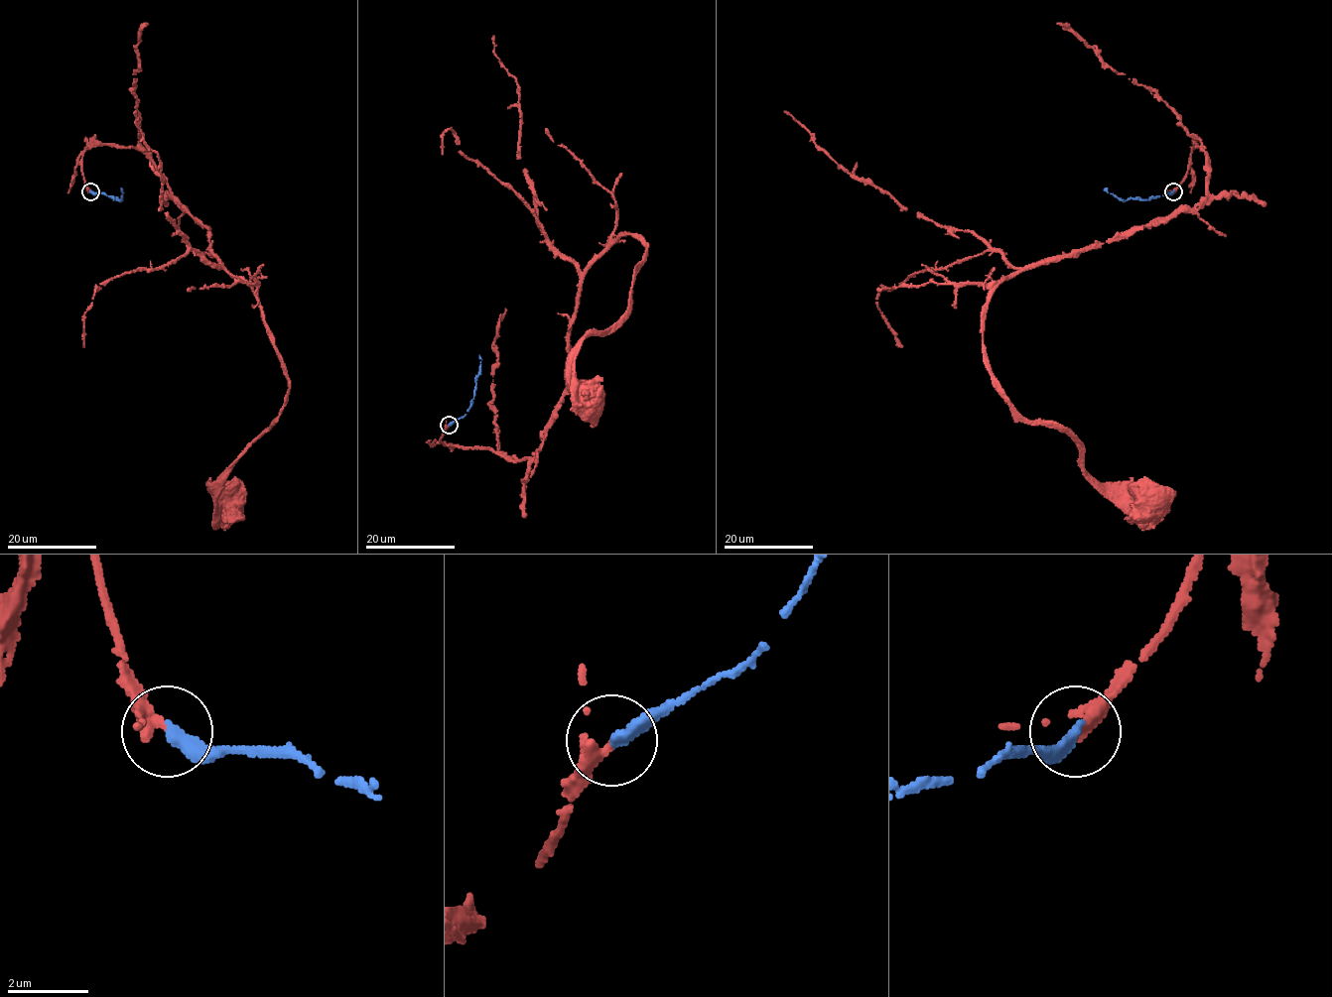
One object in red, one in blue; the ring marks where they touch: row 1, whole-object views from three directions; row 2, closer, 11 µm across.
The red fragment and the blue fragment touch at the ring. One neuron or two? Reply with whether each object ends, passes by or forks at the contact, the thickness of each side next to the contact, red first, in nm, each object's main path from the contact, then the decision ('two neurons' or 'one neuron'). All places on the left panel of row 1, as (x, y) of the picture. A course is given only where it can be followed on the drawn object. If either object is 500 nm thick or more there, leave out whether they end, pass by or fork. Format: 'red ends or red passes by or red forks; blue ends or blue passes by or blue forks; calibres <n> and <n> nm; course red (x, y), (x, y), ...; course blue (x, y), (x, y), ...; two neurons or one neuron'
red passes by; blue ends; calibres 240 and 360 nm; course red (89, 191), (82, 173), (88, 148), (139, 148), (257, 300), (289, 392), (273, 423), (209, 486), (233, 494); course blue (89, 191), (104, 192), (119, 200), (123, 192), (121, 189); one neuron

